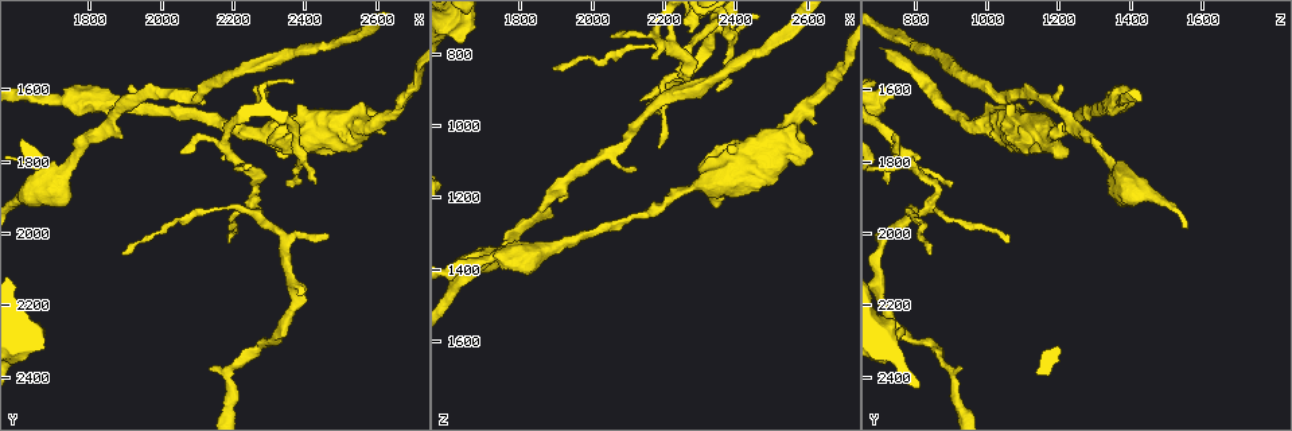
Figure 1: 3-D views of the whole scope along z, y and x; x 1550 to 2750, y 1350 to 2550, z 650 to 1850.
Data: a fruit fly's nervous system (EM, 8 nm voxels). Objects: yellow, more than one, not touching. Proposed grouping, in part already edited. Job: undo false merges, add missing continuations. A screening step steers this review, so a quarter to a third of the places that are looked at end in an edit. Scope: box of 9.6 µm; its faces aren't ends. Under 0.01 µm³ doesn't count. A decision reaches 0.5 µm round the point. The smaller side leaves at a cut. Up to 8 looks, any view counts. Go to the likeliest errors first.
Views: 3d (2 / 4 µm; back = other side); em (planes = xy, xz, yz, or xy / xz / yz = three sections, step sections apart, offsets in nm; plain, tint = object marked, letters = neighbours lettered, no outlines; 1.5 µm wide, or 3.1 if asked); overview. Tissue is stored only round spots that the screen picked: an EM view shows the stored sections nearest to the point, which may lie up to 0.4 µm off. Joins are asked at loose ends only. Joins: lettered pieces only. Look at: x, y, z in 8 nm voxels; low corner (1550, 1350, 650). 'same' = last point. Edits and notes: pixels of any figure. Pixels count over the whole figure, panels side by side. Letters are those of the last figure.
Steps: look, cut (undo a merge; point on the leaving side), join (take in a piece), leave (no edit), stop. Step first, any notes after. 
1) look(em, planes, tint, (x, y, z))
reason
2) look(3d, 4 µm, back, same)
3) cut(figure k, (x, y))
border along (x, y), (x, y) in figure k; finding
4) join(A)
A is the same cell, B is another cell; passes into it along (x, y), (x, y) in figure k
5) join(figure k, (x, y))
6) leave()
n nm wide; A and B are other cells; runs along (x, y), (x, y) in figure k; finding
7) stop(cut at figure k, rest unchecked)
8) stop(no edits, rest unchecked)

look(3d, 4 µm, back, (2120, 1640, 1120))
branch stops here

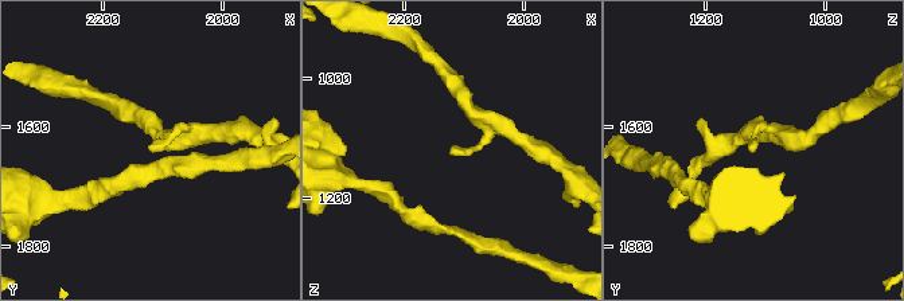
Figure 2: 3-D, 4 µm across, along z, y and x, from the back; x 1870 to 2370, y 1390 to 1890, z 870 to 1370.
look(em, xz, step 4, letters, (2125, 1635, 1120))
shape alone is not enough

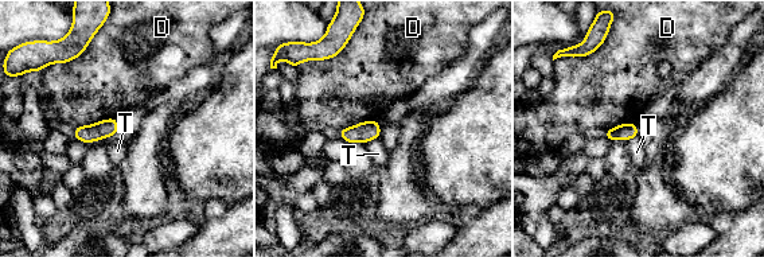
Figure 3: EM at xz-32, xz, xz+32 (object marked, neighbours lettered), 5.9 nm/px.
leave()
D and T are other cells; border along (378, 137), (365, 143) in figure 3; none of them fits

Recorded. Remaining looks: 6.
look(em, planes, tint, (1750, 1810, 1340))
sudden change in width

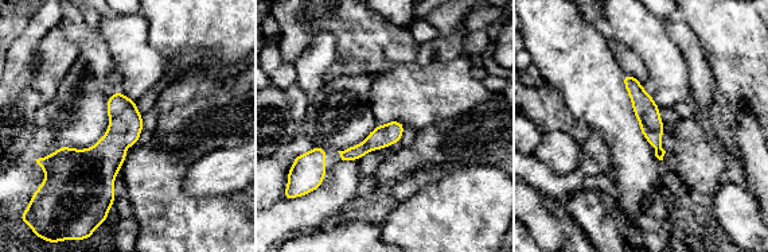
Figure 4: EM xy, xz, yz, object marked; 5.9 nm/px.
look(em, planes, letters, same)
what lies round it

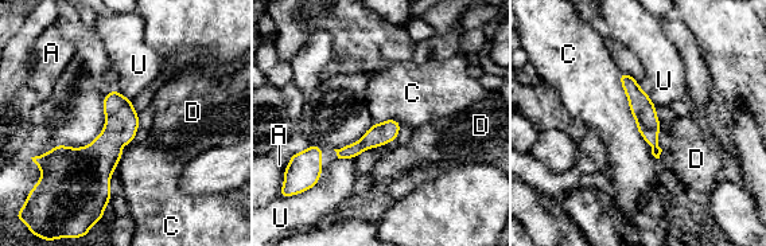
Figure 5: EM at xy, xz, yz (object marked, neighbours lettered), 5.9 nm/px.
leave()
A, C, D and U are other cells; runs along (622, 75), (644, 110), (656, 152) in figure 5; continuous, no second neuron

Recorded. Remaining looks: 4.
look(3d, 4 µm, (2060, 1770, 750))
thin end

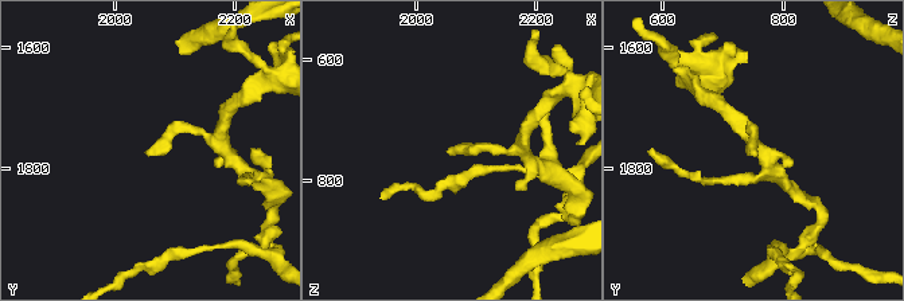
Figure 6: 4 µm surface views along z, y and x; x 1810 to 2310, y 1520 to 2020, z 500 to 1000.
look(em, yz, step 8, tint, (2050, 1775, 750))
need the tissue

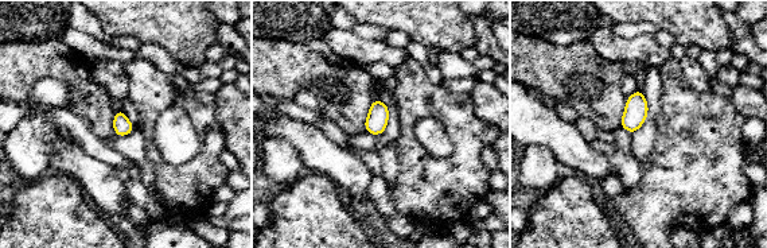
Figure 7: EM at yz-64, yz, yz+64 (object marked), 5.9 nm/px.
look(em, planes, letters, same)

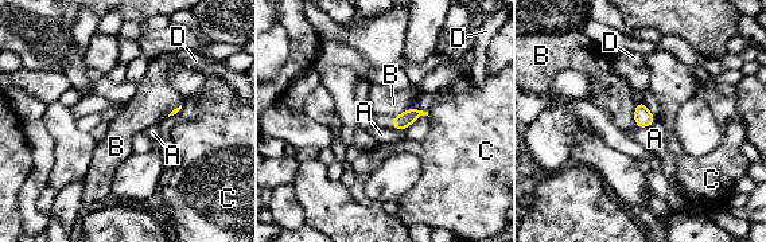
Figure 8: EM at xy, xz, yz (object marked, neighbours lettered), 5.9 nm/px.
leave()
A, B, C and D are other cells; border along (656, 120), (648, 127), (637, 128) in figure 8; no lettered piece goes on from it

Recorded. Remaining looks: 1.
stop(no edits, rest unchecked)

